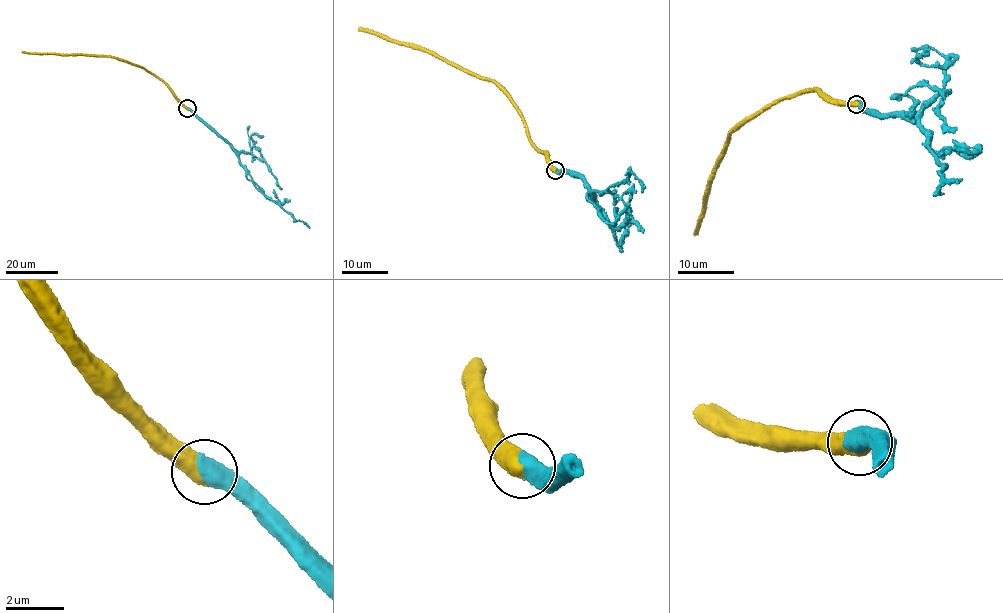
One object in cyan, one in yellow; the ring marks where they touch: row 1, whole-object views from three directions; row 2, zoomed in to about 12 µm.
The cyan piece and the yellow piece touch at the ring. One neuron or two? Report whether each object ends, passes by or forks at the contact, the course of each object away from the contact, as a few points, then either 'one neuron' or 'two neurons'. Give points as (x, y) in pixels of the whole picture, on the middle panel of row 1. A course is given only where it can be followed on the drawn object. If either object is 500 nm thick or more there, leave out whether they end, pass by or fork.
cyan runs (554, 170), (581, 178), (590, 198), (591, 191), (603, 191), (614, 183), (621, 183), (629, 173), (644, 188); yellow runs (554, 170), (548, 154), (531, 141), (521, 112), (511, 95), (491, 80), (468, 74), (426, 52), (358, 29); one neuron

